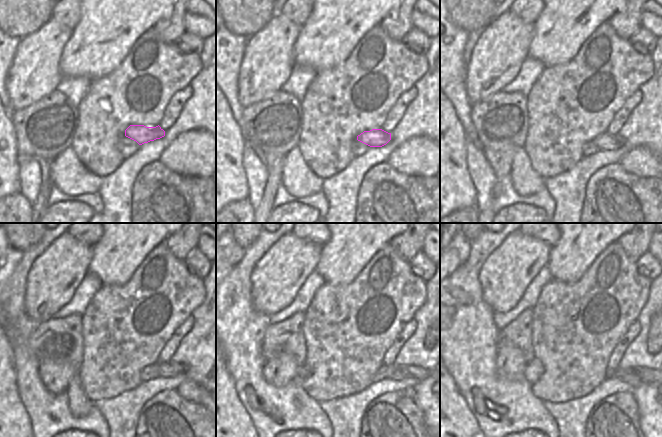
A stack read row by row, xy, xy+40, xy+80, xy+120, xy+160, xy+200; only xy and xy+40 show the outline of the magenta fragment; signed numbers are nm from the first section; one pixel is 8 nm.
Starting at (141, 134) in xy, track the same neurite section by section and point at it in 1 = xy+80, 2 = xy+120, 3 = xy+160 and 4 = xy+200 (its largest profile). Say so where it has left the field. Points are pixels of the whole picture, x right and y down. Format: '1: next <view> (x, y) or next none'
1: next xy+80 (605, 142)
2: next xy+120 (169, 369)
3: next xy+160 (393, 371)
4: next xy+200 (634, 376)

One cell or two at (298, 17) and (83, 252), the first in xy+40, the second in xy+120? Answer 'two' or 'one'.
two

